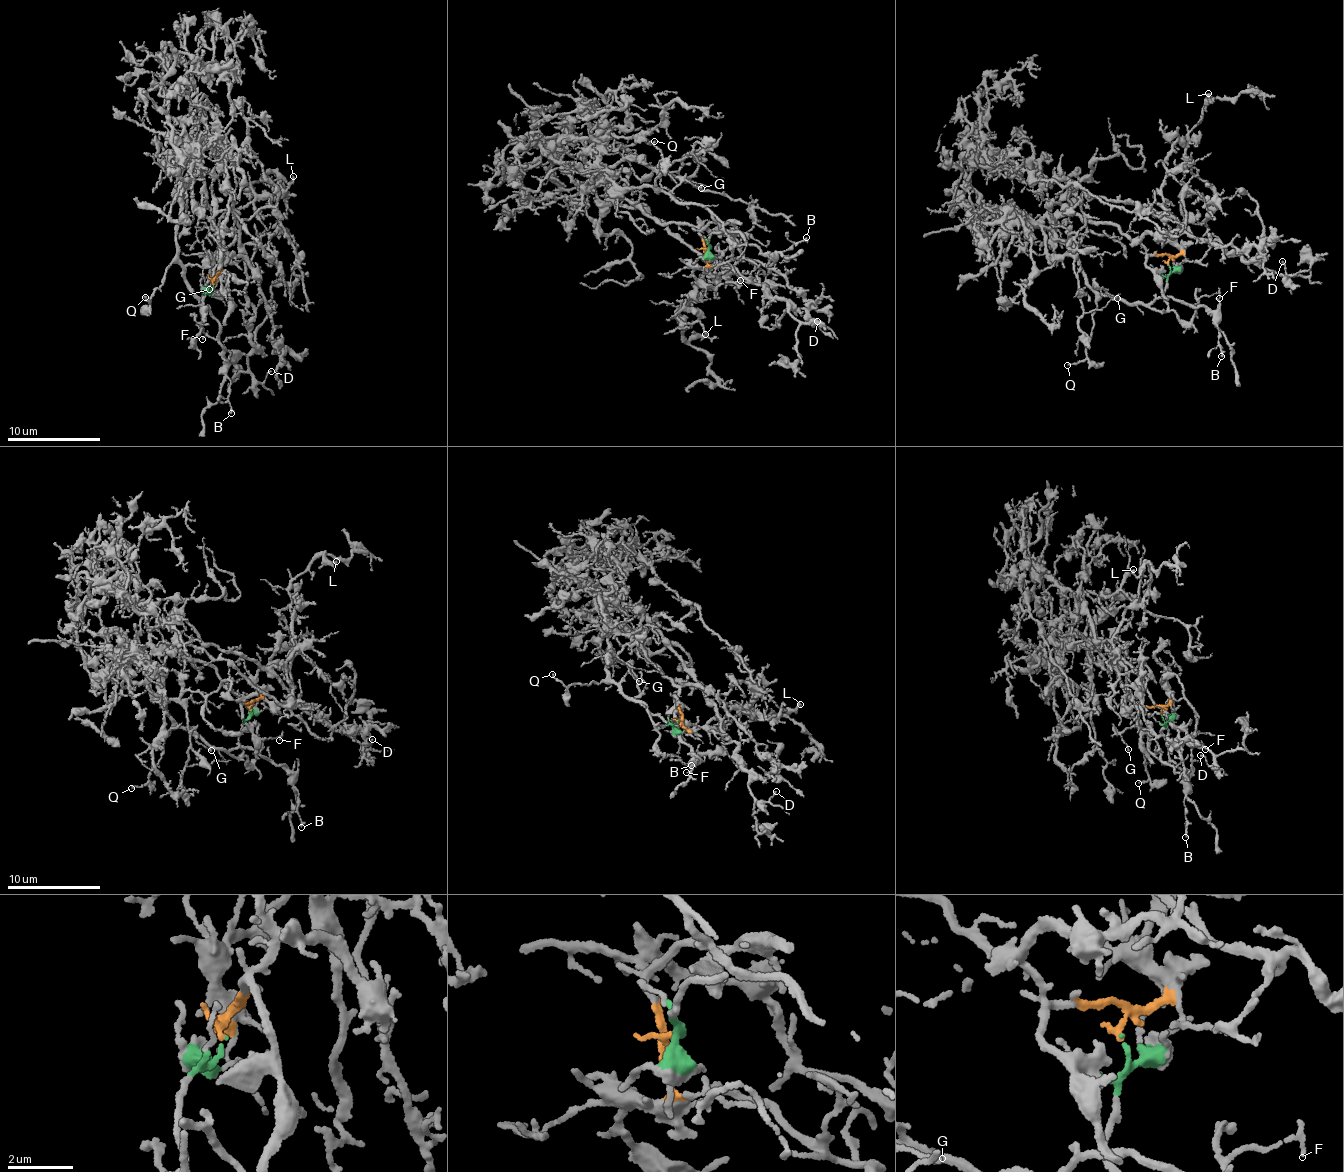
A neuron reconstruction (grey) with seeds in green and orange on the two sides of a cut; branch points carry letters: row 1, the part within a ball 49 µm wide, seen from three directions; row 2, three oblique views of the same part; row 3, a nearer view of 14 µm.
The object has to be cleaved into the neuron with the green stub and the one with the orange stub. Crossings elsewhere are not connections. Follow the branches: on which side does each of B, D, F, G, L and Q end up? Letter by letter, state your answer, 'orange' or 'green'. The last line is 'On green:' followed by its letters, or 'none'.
B: green
D: orange
F: green
G: green
L: orange
Q: green
On green: B, F, G, Q

